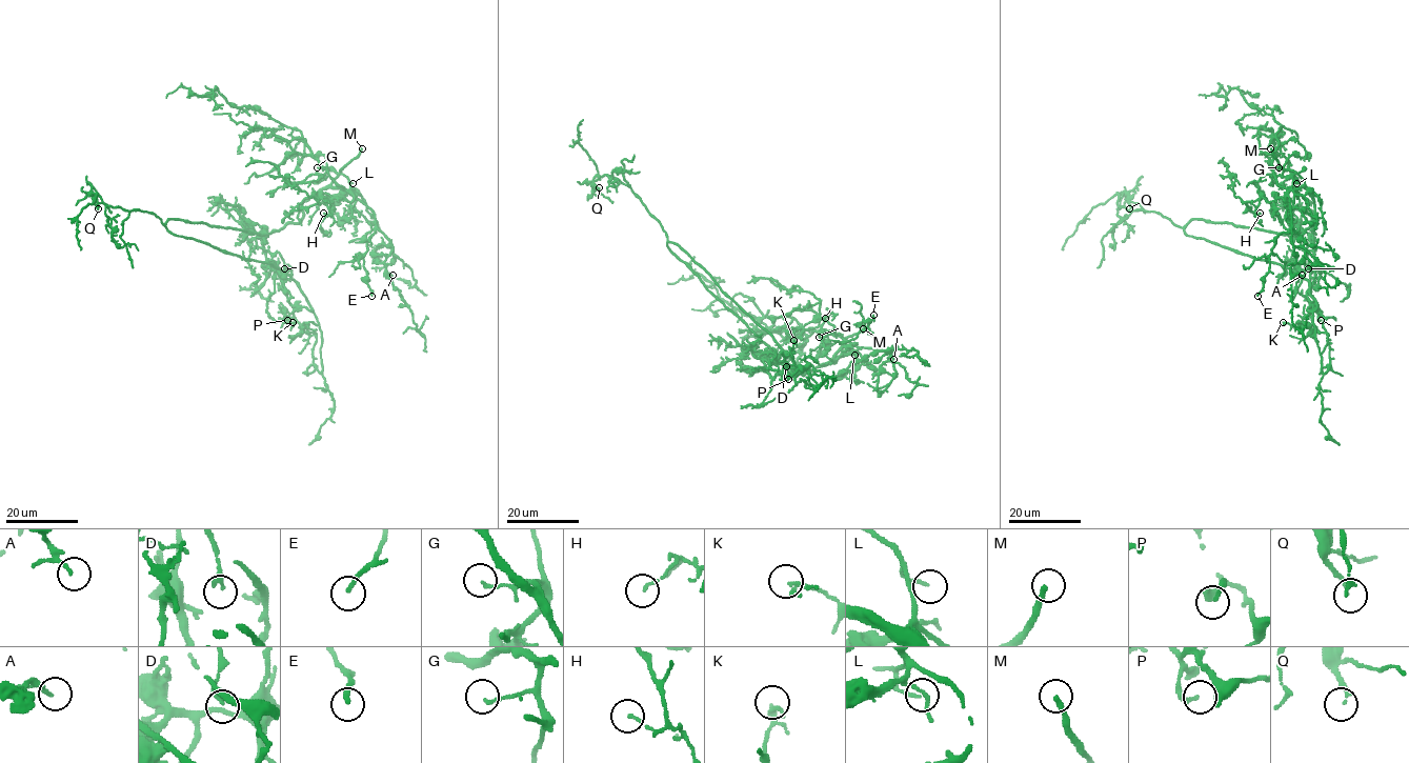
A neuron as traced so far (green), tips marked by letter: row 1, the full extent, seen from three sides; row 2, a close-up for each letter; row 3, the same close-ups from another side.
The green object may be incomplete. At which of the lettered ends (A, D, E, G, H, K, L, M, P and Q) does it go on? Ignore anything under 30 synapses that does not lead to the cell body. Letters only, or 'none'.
M, Q

